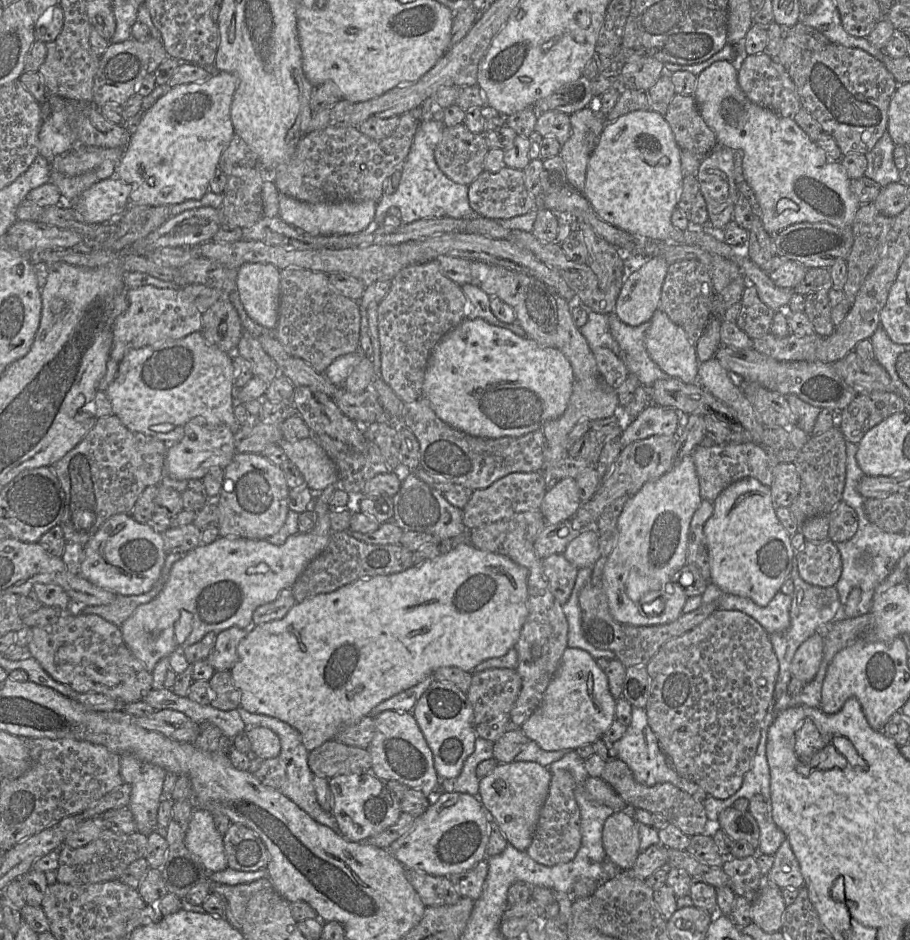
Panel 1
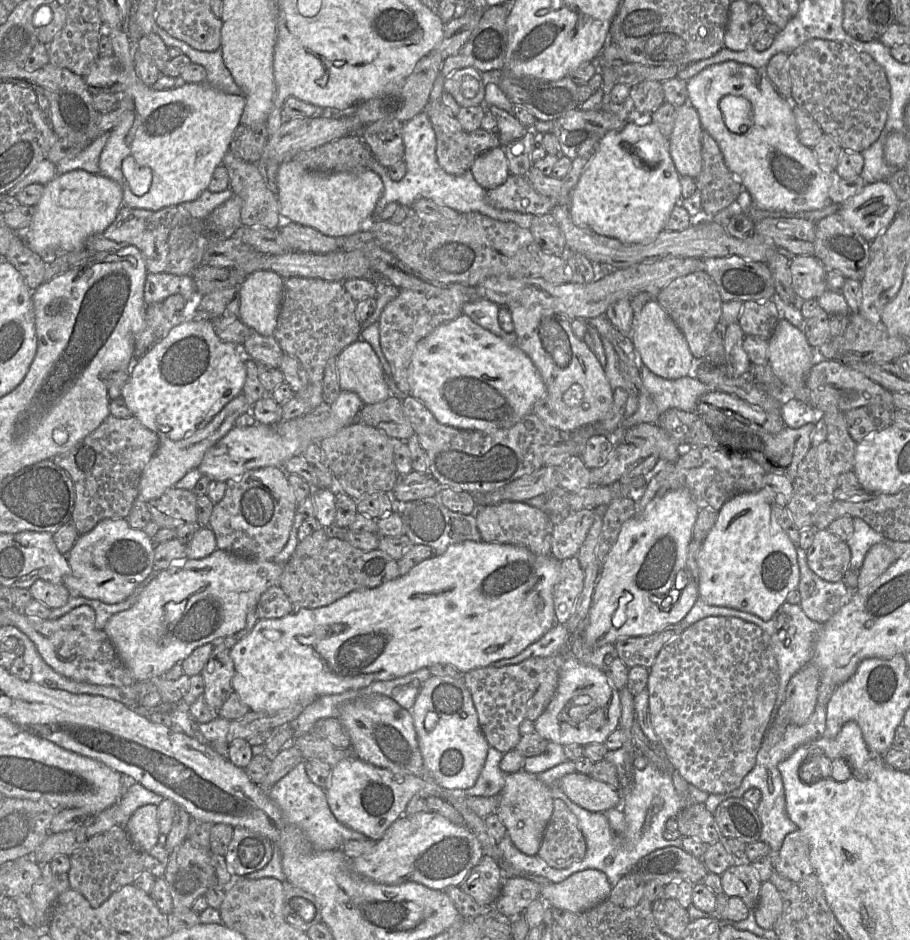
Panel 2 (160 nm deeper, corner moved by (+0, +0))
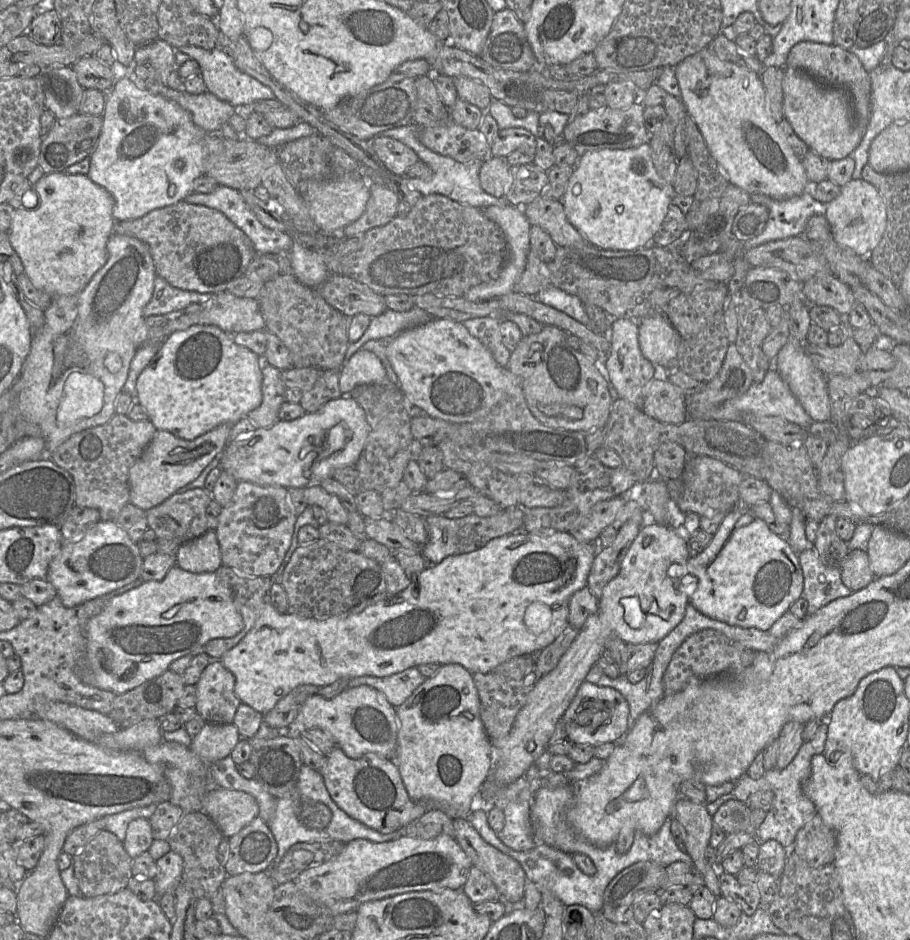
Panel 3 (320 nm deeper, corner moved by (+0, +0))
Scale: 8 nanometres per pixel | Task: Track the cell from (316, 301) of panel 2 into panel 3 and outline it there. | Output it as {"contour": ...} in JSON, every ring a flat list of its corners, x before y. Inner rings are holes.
{"contour":[[321,370,313,388,303,392,299,404,307,413,317,412,326,403,343,394,339,388,339,371]]}

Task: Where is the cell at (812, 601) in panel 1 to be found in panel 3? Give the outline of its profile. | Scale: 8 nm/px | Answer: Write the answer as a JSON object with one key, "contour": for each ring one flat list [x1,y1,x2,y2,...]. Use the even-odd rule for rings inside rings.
{"contour":[[814,548,798,554,798,559,804,576,802,597,808,603,807,615,812,615,830,602,853,593,842,582,840,567,825,565]]}

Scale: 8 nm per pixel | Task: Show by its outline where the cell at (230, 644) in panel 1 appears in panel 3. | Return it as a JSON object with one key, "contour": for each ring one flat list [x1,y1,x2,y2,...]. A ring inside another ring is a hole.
{"contour":[[219,659,212,660,197,682,196,710,206,722,215,724,233,723,241,704,234,692,235,676]]}

